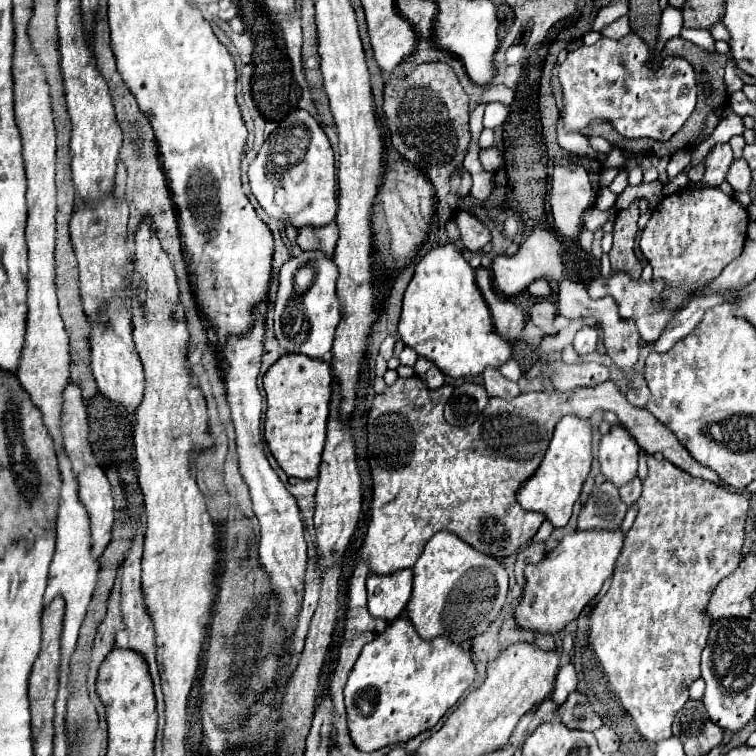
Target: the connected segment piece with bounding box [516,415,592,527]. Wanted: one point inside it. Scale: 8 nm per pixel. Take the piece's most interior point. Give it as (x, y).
(555, 487)

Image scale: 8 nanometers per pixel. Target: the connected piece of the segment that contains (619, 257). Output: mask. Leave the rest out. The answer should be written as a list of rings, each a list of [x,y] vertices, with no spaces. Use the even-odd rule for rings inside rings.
[[[636,199],[630,203],[630,207],[618,211],[616,221],[614,221],[614,245],[608,253],[612,269],[626,271],[634,279],[638,279],[642,273],[642,263],[638,261],[638,257],[634,253],[638,217],[640,217],[640,211],[638,211]]]

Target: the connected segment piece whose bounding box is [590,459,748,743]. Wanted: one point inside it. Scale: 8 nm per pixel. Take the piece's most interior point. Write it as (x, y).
(648, 631)

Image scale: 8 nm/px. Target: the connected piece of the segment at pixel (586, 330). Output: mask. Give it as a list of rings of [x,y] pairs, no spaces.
[[[582,327],[574,337],[576,353],[594,353],[598,345],[598,329],[596,327]]]

